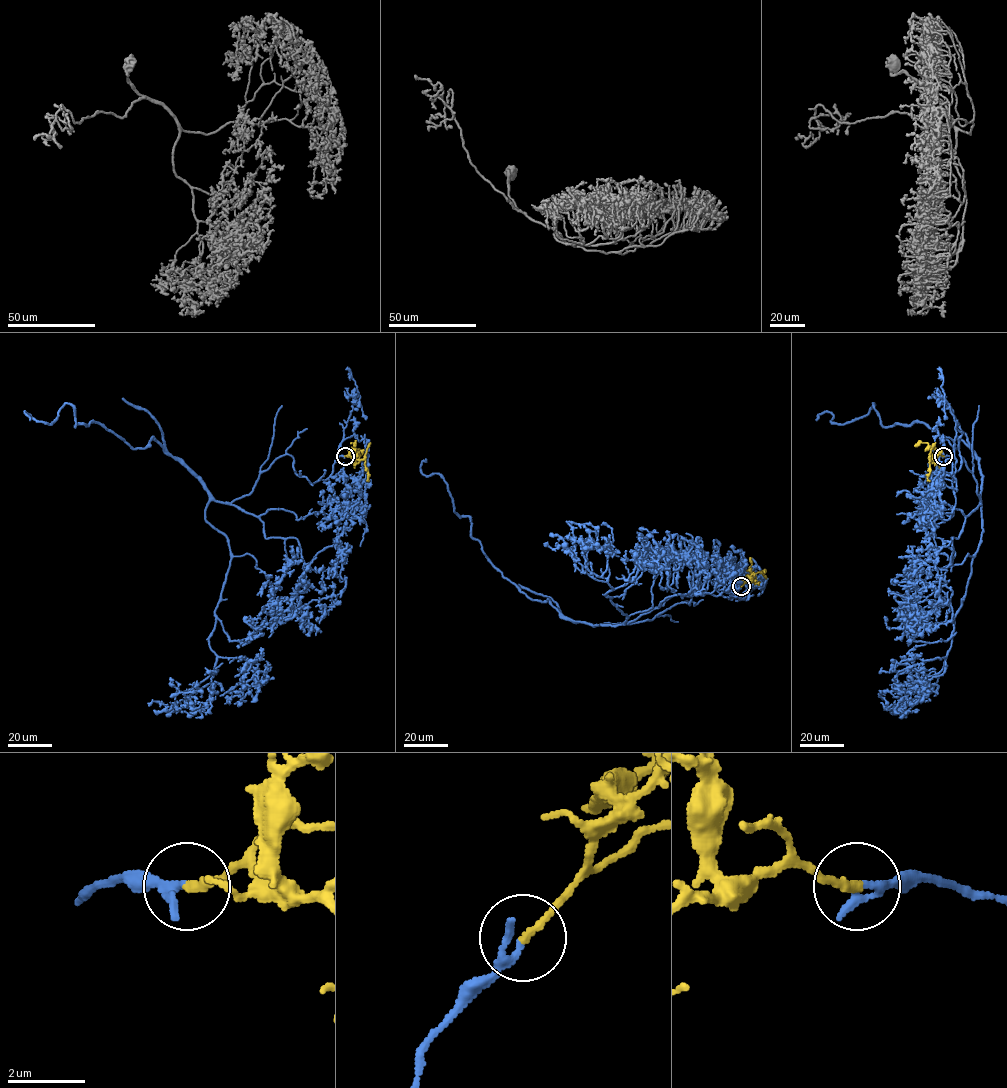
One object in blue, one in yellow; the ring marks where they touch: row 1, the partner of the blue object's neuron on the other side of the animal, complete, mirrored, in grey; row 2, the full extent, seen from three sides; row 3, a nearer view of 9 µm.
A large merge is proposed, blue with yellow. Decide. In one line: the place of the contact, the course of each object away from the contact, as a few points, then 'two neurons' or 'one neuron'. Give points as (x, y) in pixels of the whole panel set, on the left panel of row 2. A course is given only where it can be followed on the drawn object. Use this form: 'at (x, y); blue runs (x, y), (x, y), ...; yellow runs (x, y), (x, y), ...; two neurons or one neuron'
at (345, 456); blue runs (344, 456), (311, 484), (284, 454), (217, 502), (153, 436), (75, 427), (65, 403), (29, 420); yellow runs (344, 456), (365, 460), (368, 481); one neuron

